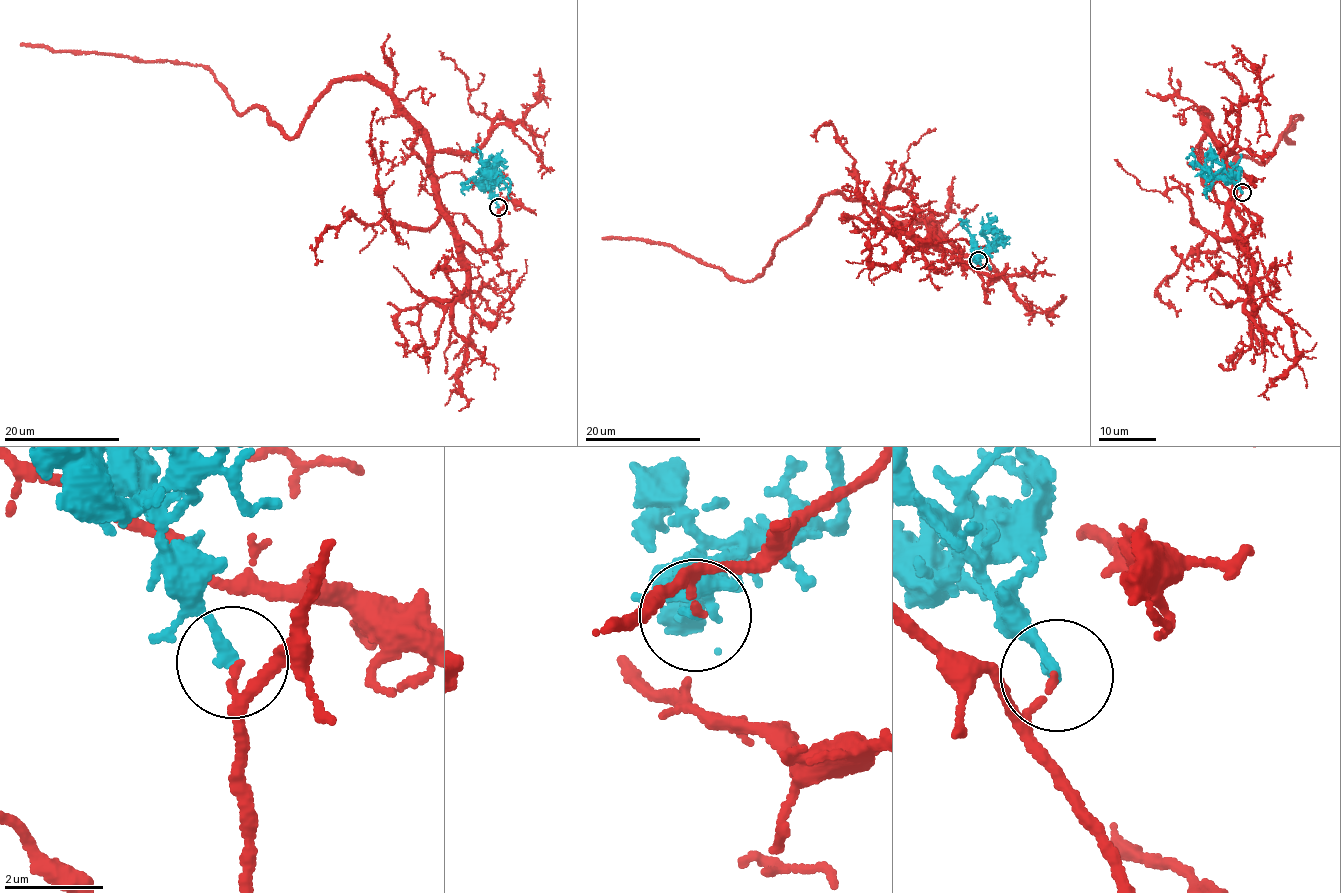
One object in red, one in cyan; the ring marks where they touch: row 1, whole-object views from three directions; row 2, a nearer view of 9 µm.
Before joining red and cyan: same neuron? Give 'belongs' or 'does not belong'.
does not belong

